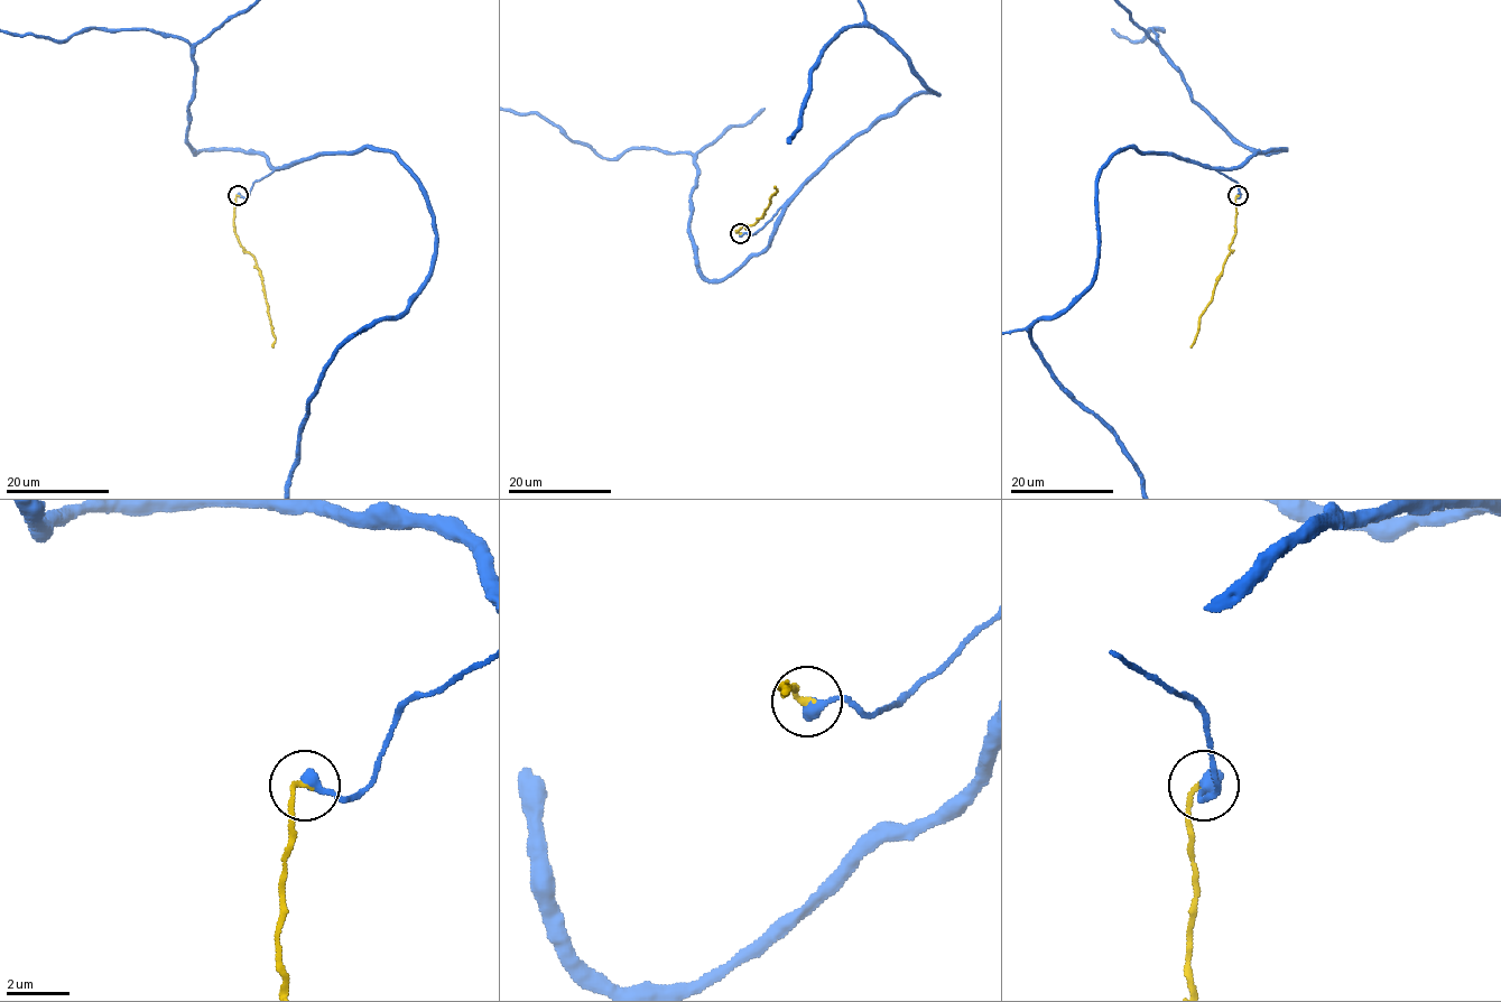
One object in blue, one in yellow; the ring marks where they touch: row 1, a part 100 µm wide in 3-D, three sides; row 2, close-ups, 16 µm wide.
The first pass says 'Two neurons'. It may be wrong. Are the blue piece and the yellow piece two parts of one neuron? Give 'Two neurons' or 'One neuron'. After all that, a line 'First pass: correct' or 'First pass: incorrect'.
One neuron
First pass: incorrect

